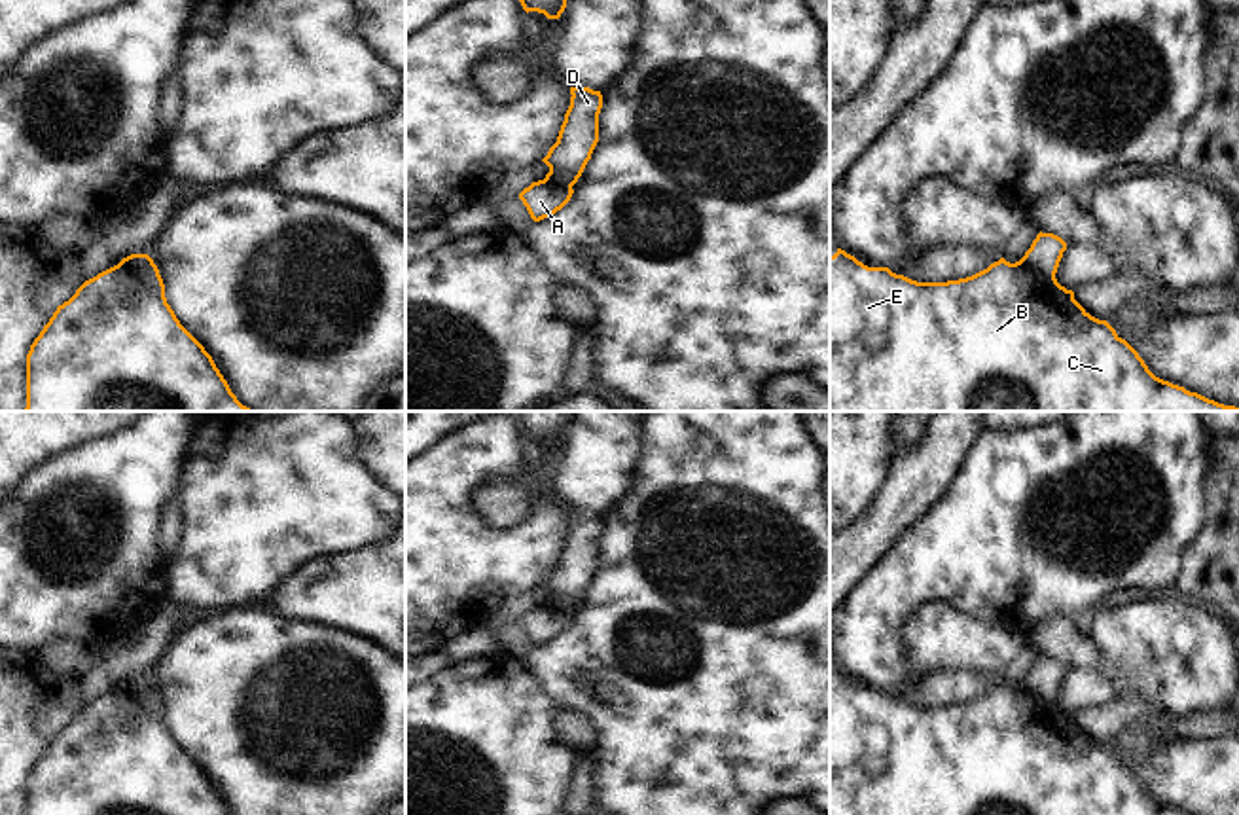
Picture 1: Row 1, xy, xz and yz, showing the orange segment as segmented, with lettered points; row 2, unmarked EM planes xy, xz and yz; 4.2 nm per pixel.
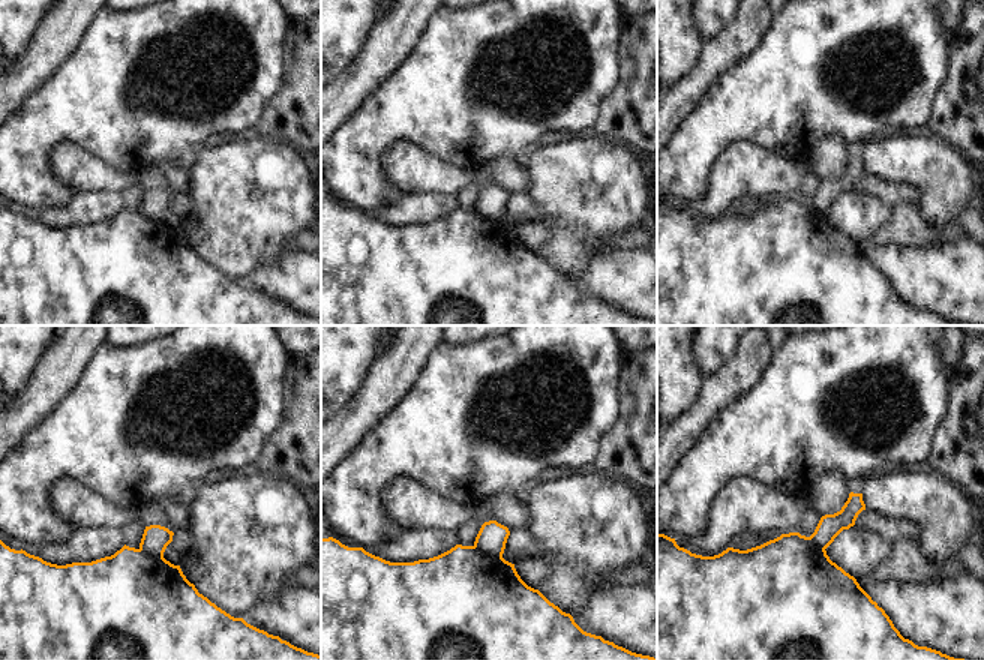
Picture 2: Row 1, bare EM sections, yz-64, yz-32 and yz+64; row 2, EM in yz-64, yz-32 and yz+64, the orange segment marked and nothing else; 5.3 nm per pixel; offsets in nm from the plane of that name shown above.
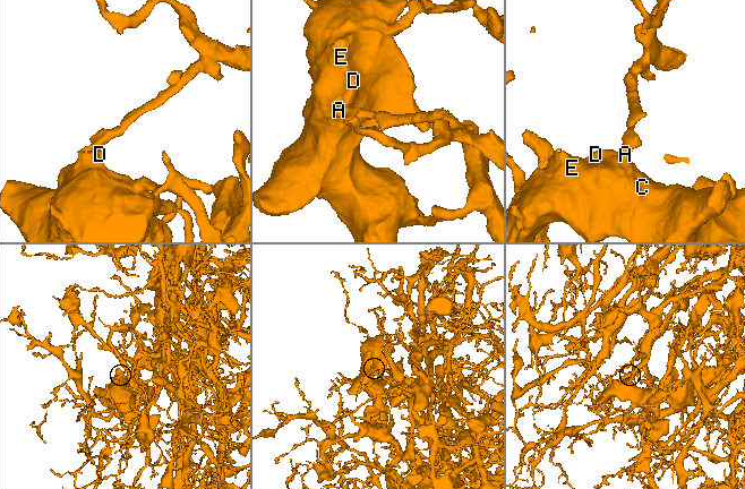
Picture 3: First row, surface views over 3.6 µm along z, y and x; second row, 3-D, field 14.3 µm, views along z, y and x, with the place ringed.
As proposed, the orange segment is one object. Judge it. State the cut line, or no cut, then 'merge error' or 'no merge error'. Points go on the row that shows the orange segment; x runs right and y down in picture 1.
yz (1020, 260), (1054, 277) | merge error

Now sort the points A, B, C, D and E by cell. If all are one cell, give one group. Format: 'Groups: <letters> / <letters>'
Groups: A / B C D E

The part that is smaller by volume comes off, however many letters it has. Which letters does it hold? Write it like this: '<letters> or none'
B, C, D, E

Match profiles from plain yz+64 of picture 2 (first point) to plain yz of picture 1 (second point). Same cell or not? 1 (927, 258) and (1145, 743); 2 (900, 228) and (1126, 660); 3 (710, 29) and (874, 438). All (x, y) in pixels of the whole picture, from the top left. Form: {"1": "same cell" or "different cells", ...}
{"1": "different cells", "2": "different cells", "3": "different cells"}

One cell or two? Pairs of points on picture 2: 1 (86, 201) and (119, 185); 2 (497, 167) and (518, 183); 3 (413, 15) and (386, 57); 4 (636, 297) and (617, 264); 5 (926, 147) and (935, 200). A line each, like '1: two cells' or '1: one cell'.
1: two cells
2: one cell
3: one cell
4: one cell
5: one cell

